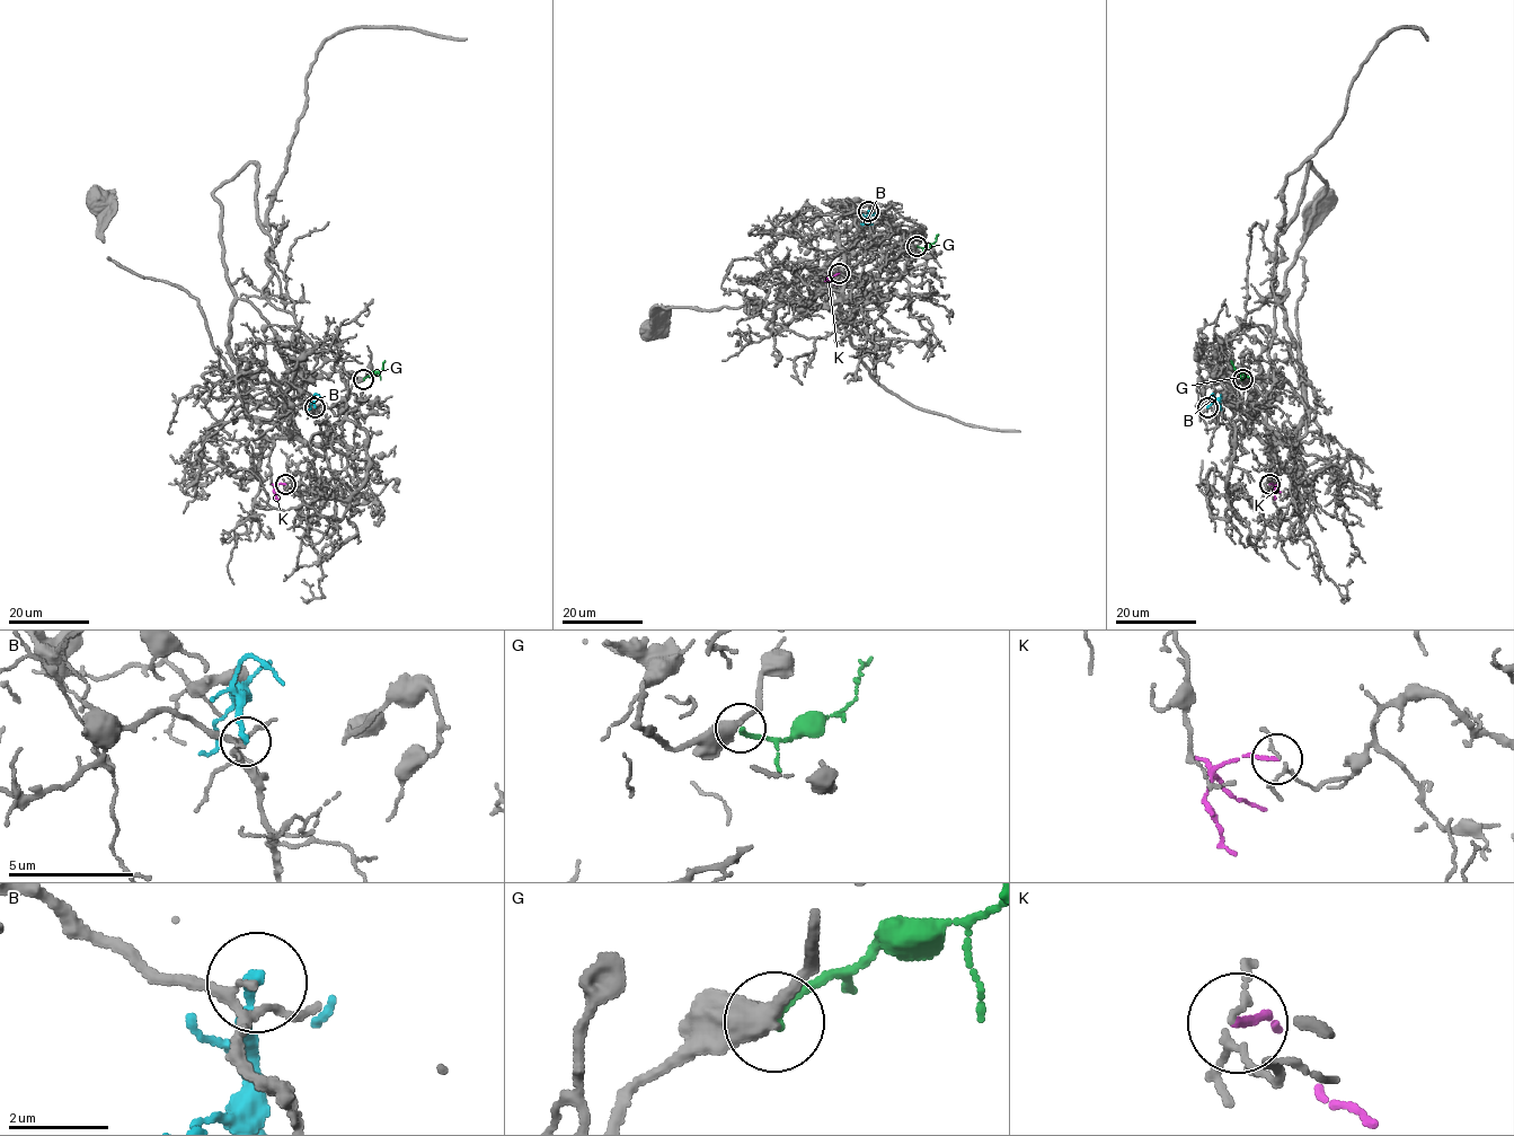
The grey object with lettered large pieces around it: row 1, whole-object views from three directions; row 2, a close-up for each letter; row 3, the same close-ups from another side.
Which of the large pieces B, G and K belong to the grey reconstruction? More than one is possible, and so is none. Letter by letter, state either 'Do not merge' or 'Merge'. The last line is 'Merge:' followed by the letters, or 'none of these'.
B: Do not merge
G: Do not merge
K: Do not merge
Merge: none of these

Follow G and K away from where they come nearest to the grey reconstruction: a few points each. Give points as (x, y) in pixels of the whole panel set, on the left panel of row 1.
G: (364, 379), (382, 369), (384, 361)
K: (284, 484), (276, 485), (274, 490), (279, 500)

